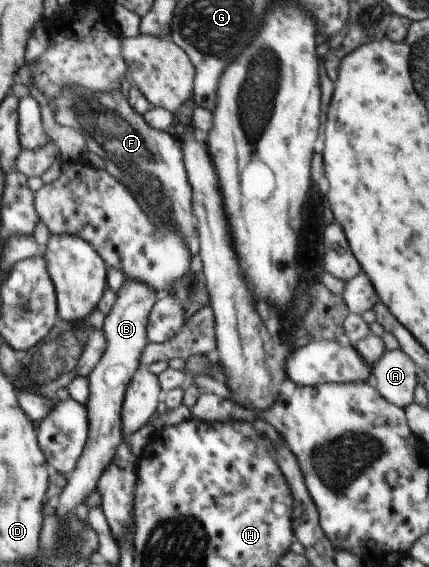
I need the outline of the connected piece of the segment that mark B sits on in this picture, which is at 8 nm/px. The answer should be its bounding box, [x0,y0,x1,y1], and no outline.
[55,279,158,517]

